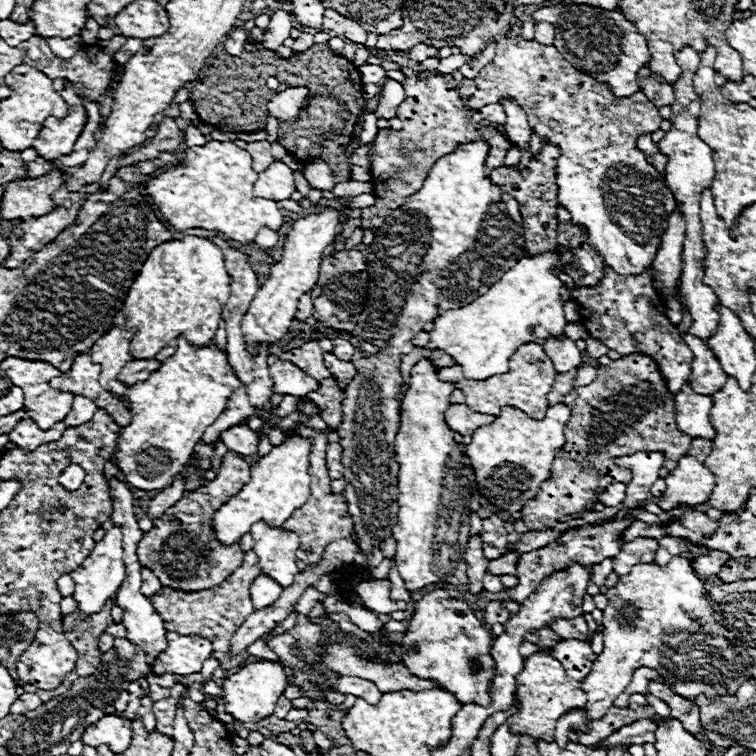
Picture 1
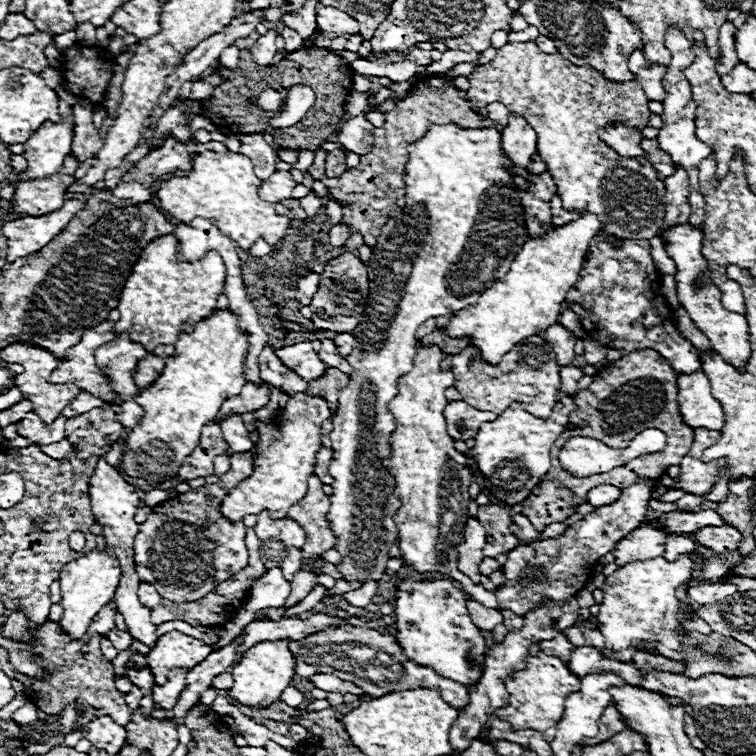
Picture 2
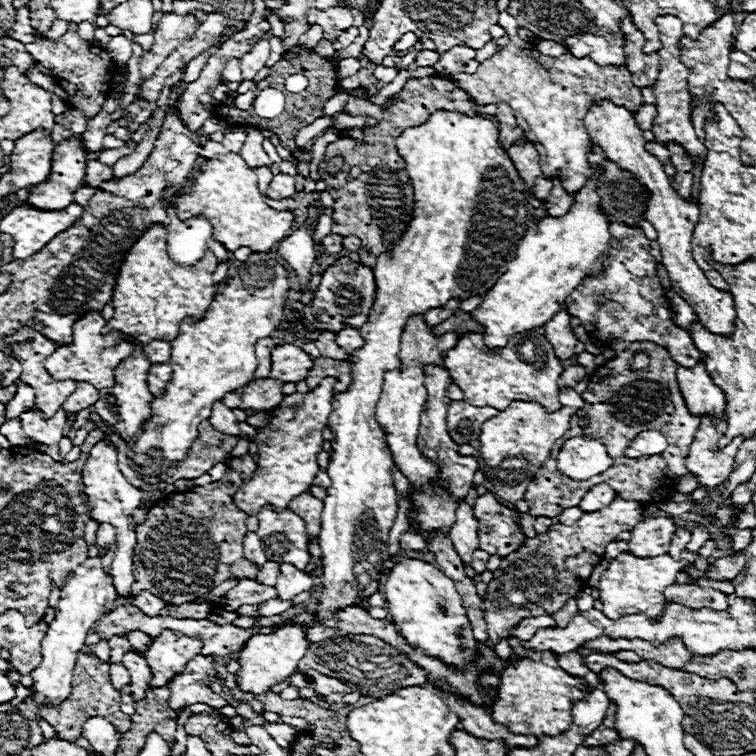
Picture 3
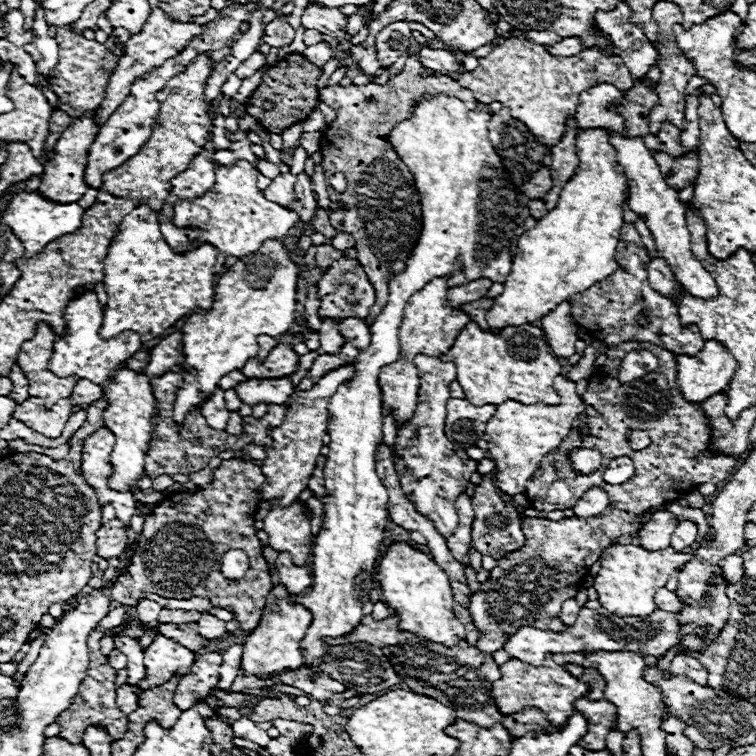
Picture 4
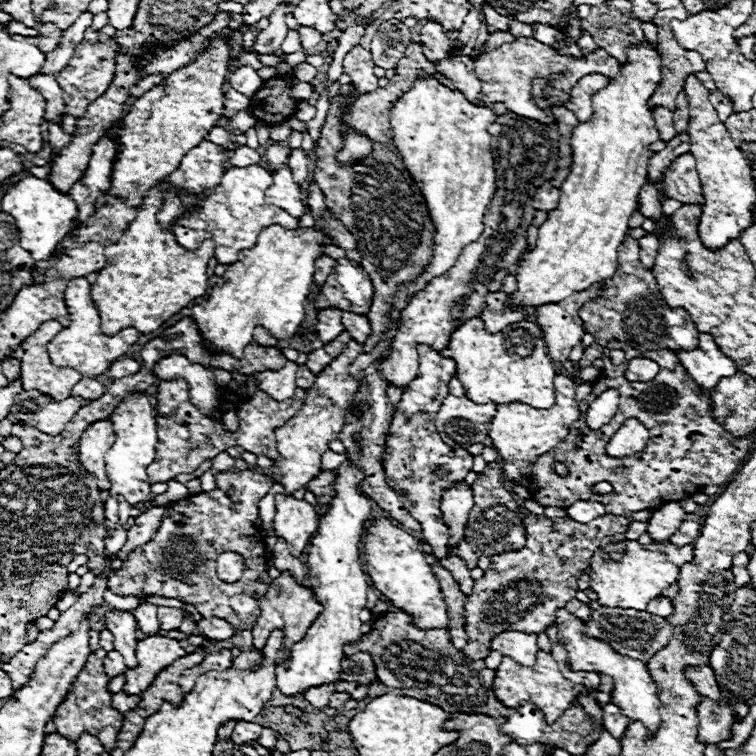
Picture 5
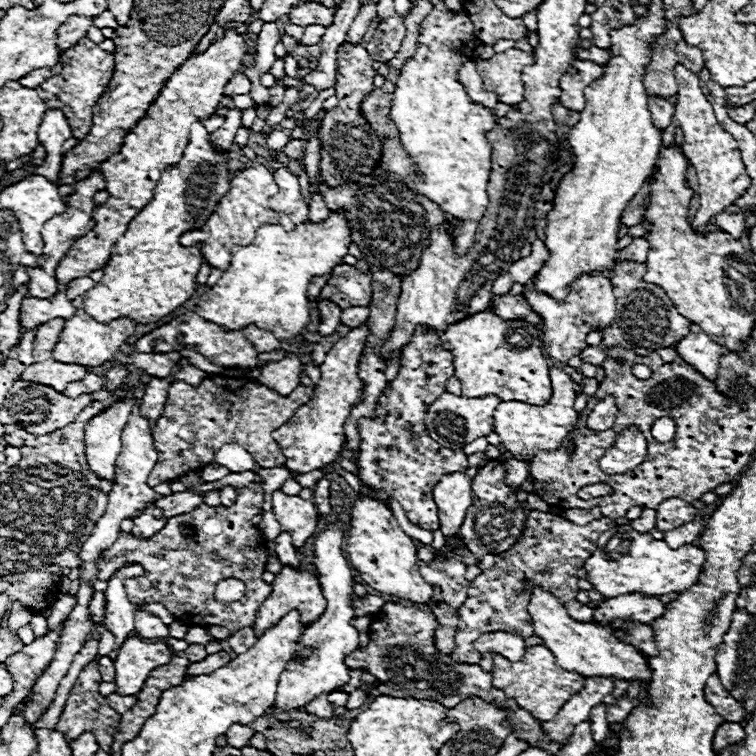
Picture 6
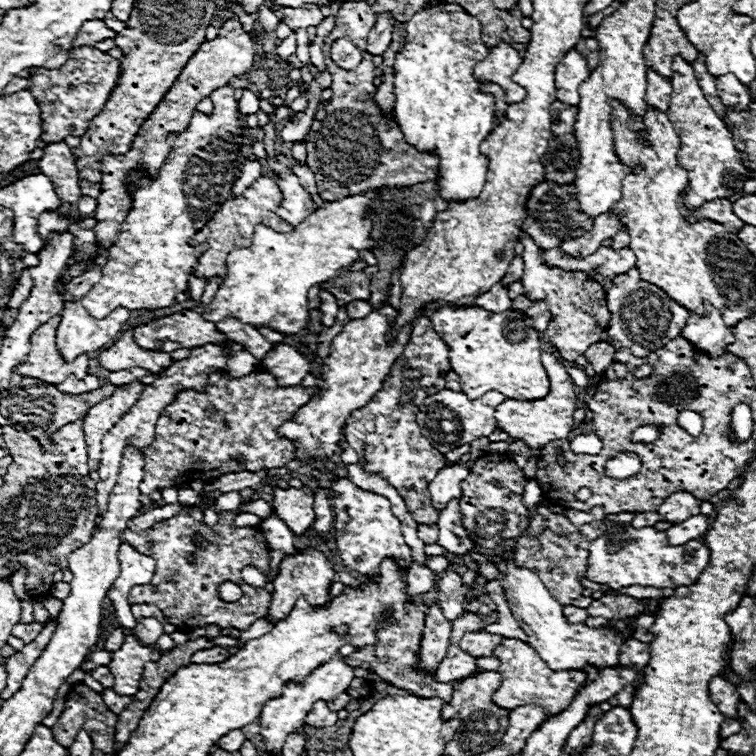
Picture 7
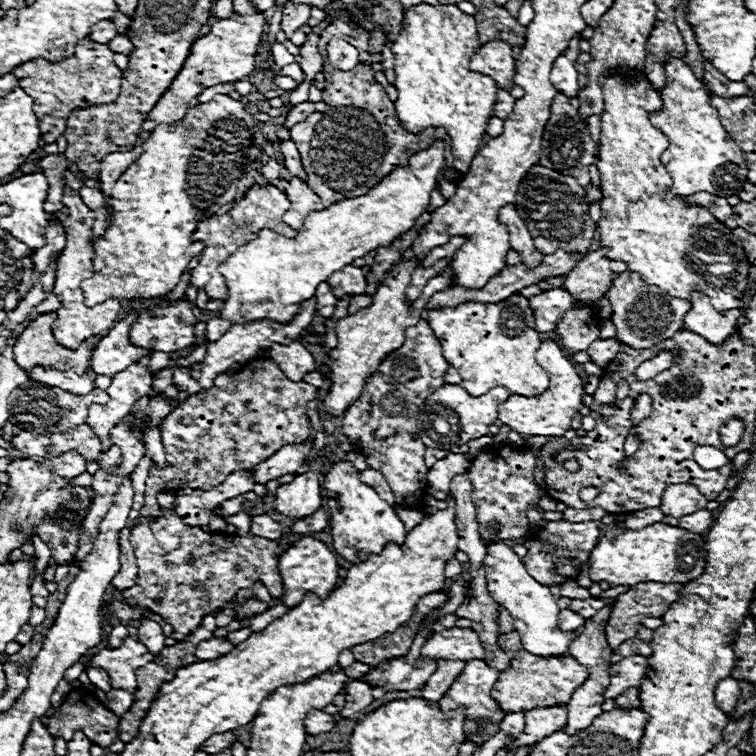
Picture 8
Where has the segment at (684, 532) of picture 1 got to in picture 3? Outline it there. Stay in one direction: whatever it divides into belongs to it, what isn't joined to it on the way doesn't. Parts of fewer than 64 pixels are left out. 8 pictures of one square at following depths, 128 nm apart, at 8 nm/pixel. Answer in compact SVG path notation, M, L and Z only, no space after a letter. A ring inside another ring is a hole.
M728 528L728 530L724 530L724 534L730 538L734 552L742 552L742 550L752 542L752 532L750 532L750 530Z

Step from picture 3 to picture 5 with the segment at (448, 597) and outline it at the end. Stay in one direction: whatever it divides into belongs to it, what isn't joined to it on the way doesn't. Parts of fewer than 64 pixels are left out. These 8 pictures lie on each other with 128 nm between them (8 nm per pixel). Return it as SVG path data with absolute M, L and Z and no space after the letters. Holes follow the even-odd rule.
M378 518L368 530L364 540L364 568L372 578L374 586L406 614L412 614L414 626L420 628L446 628L448 626L448 606L440 590L440 580L432 572L424 558L420 542L408 532L394 526L388 518Z

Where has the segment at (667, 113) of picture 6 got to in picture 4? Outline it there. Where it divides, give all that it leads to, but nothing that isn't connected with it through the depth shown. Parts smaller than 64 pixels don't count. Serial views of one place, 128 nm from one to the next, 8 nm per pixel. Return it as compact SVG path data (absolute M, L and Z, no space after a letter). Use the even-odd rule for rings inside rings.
M664 124L660 134L658 134L658 142L660 142L660 150L664 150L666 154L670 154L672 158L680 158L684 156L688 150L680 144L680 130L676 126Z

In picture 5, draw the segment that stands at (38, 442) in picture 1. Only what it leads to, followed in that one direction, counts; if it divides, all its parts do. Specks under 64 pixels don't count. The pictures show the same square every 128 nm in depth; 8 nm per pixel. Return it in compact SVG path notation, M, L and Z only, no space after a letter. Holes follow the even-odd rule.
M22 390L16 396L16 404L12 406L8 420L14 424L34 426L44 434L58 436L72 416L82 408L80 396L70 396L62 402L52 400L50 396L38 394L36 390Z

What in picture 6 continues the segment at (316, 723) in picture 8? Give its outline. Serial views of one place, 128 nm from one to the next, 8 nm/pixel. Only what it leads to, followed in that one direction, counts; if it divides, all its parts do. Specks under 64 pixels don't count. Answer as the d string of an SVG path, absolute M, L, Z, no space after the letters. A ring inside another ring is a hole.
M320 694L320 696L316 696L312 702L308 702L306 712L316 714L316 716L320 716L320 718L332 718L332 716L334 716L334 712L332 712L332 704L328 702L326 694Z

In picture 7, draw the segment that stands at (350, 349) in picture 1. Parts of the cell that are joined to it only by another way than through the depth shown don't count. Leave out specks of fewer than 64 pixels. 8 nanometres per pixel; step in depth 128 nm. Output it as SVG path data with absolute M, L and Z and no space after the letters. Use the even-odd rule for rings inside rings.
M356 300L356 302L350 302L346 304L346 312L348 312L348 318L364 318L366 314L372 312L372 306L366 302L366 300Z

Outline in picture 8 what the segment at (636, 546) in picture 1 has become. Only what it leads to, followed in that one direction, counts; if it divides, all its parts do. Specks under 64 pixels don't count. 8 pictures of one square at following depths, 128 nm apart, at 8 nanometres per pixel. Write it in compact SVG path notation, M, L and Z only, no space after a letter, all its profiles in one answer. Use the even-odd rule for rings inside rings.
M676 484L676 486L668 486L668 490L664 490L660 510L664 516L682 518L696 510L702 510L706 506L706 502L708 500L698 492L696 486Z

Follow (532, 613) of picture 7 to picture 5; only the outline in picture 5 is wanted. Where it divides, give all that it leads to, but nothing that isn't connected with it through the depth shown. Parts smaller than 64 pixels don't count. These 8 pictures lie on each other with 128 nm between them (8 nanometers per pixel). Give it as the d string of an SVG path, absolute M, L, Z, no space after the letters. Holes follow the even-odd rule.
M560 608L556 612L556 620L560 626L560 640L566 644L568 656L570 656L570 664L572 670L584 670L584 672L598 672L598 674L606 674L614 680L614 690L612 690L612 704L616 704L624 716L628 716L632 722L640 720L648 730L654 730L654 726L660 726L660 700L656 696L656 684L648 672L648 666L642 660L634 660L630 656L622 656L618 652L614 652L608 644L596 640L596 638L588 638L586 634L582 634L582 622L576 620L568 610Z

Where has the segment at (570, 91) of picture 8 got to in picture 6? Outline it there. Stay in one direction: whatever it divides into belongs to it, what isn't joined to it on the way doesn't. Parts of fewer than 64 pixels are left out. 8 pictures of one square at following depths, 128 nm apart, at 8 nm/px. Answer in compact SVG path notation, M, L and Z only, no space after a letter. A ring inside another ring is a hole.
M576 60L570 70L560 78L560 104L568 110L582 112L586 108L584 88L604 74L604 68L590 60Z

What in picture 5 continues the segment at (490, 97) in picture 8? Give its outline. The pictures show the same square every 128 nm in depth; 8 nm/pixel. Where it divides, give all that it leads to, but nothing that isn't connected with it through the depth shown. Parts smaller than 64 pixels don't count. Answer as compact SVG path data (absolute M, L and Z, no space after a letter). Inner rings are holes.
M426 22L420 30L420 42L422 42L422 50L424 50L424 56L430 60L430 62L436 62L436 60L442 60L448 56L450 48L452 48L452 40L458 38L458 32L452 34L452 36L446 36L442 32L442 26L438 22ZM418 78L414 86L394 104L390 112L392 142L402 154L406 170L424 194L432 222L436 222L436 250L432 250L432 258L426 268L396 292L396 302L388 312L394 326L384 332L384 342L380 342L372 354L360 354L360 358L356 358L356 362L350 366L350 374L358 382L364 380L364 368L390 356L400 314L408 300L418 290L424 290L430 278L448 272L454 266L460 250L476 242L484 232L484 214L496 194L496 170L488 134L488 126L492 122L496 122L496 114L490 108L474 106L458 90L450 90L440 82L426 78Z

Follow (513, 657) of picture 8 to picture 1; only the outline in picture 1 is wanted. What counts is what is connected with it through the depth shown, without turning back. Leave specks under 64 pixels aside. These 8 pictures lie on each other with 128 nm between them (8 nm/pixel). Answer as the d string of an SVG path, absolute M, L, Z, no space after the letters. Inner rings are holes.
M534 652L524 660L524 670L516 678L516 698L520 700L520 710L508 718L510 730L516 734L528 734L534 740L542 738L544 742L554 740L554 730L560 716L572 708L584 708L588 702L584 690L580 690L580 682L568 678L564 666L546 652Z

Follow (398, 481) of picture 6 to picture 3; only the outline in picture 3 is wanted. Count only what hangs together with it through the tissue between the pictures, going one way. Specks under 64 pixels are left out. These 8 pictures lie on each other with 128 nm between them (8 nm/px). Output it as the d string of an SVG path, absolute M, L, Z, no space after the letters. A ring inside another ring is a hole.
M426 366L426 386L428 386L428 402L424 406L424 414L422 414L422 422L420 422L420 450L424 452L424 456L428 458L438 458L440 464L440 472L442 472L442 480L450 484L450 492L454 498L464 498L468 494L468 490L472 488L472 476L476 474L478 460L472 456L462 456L458 454L458 446L456 442L452 442L448 428L446 428L446 412L448 412L448 402L450 398L446 396L446 388L448 384L452 384L452 378L448 374L446 368L436 368L436 366Z

